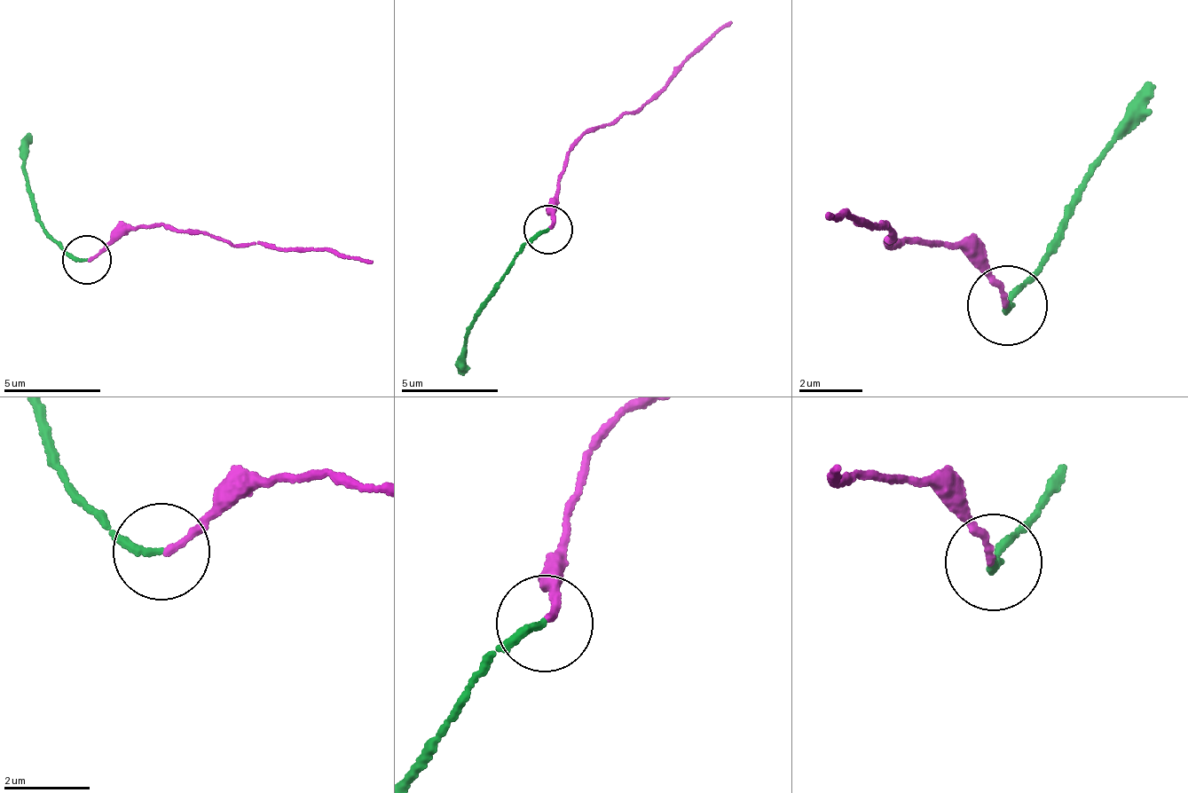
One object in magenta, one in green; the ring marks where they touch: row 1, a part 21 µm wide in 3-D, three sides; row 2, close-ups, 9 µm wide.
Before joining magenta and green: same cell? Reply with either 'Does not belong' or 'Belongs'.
Belongs

